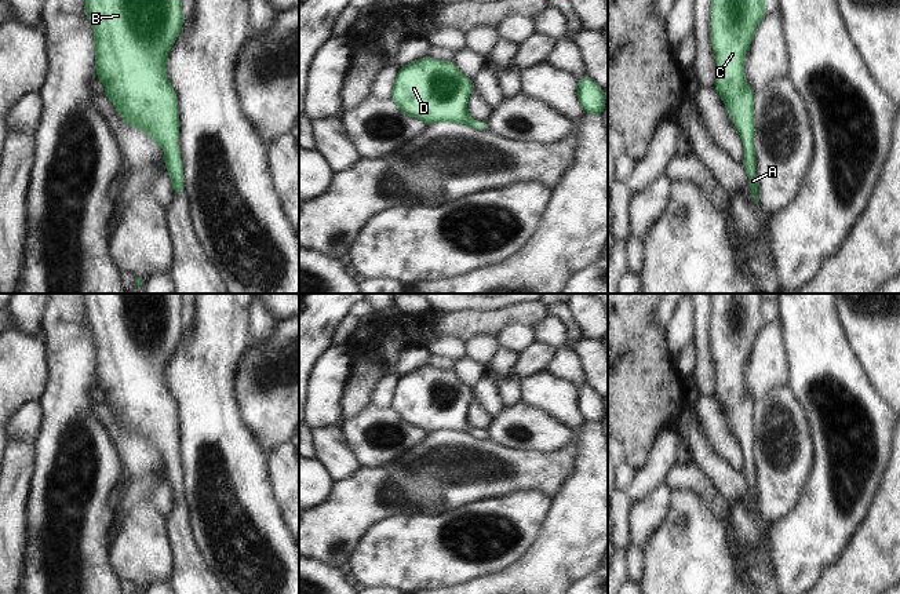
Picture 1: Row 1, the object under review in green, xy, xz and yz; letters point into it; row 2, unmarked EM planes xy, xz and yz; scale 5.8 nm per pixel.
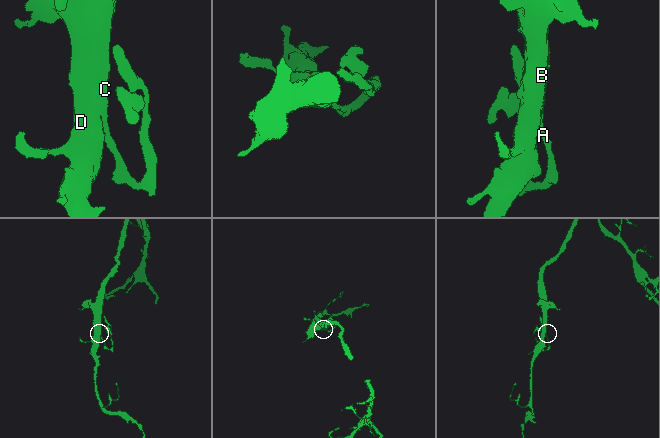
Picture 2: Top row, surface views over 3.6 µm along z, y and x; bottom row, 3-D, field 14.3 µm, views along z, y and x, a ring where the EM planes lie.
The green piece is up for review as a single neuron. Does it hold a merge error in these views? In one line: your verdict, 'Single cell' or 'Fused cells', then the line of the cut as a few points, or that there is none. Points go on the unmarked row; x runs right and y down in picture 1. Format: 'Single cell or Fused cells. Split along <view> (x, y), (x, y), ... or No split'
Single cell. No split.

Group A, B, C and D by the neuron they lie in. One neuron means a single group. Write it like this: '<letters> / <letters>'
A B C D

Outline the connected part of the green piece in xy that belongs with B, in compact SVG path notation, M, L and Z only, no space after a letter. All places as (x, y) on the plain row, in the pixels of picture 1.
M83 294L87 324L94 338L95 375L98 390L106 394L103 404L109 405L127 434L138 434L164 459L164 470L172 488L174 503L183 500L183 478L178 458L178 408L165 383L165 367L181 342L181 294Z

